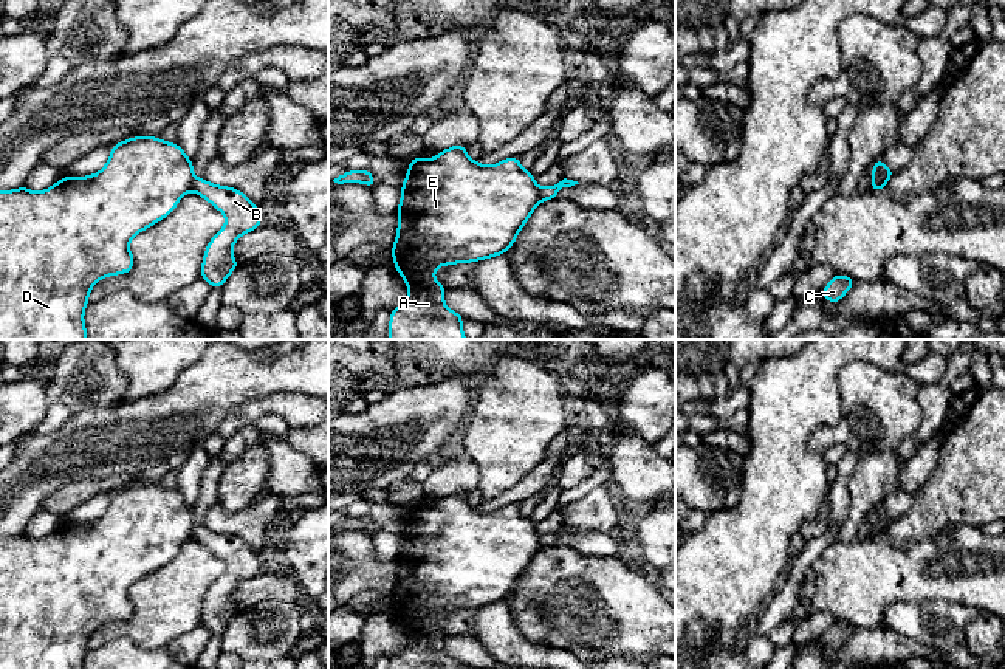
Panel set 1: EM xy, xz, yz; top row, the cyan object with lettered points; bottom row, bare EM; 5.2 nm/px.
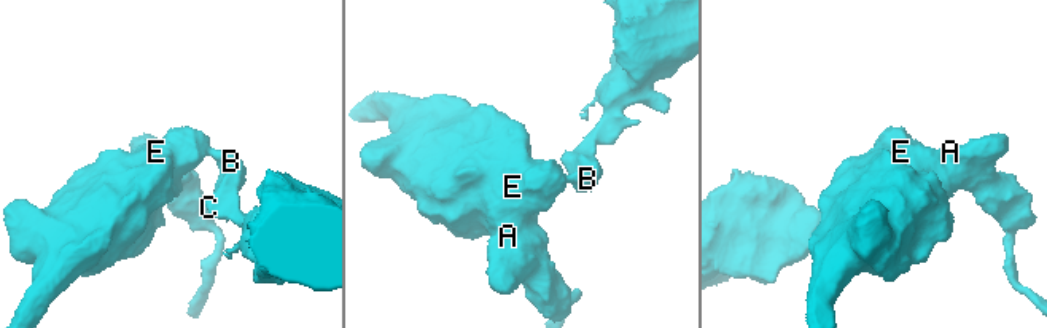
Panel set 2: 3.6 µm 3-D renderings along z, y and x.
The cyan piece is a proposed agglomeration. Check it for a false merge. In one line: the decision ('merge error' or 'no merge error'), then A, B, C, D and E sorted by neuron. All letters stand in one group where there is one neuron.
merge error; groups A D E / B C

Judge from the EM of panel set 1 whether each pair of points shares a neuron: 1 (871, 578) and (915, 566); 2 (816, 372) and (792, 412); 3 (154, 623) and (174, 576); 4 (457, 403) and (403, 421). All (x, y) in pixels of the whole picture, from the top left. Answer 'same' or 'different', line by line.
1: same
2: same
3: same
4: same

